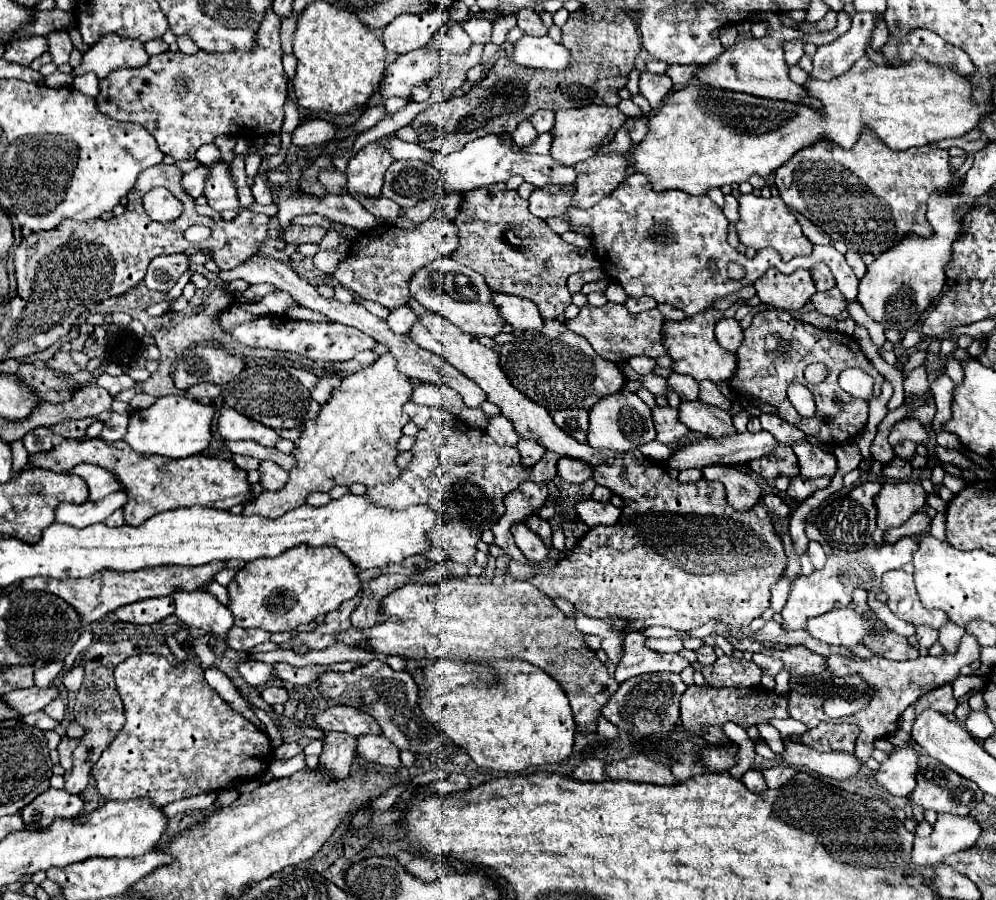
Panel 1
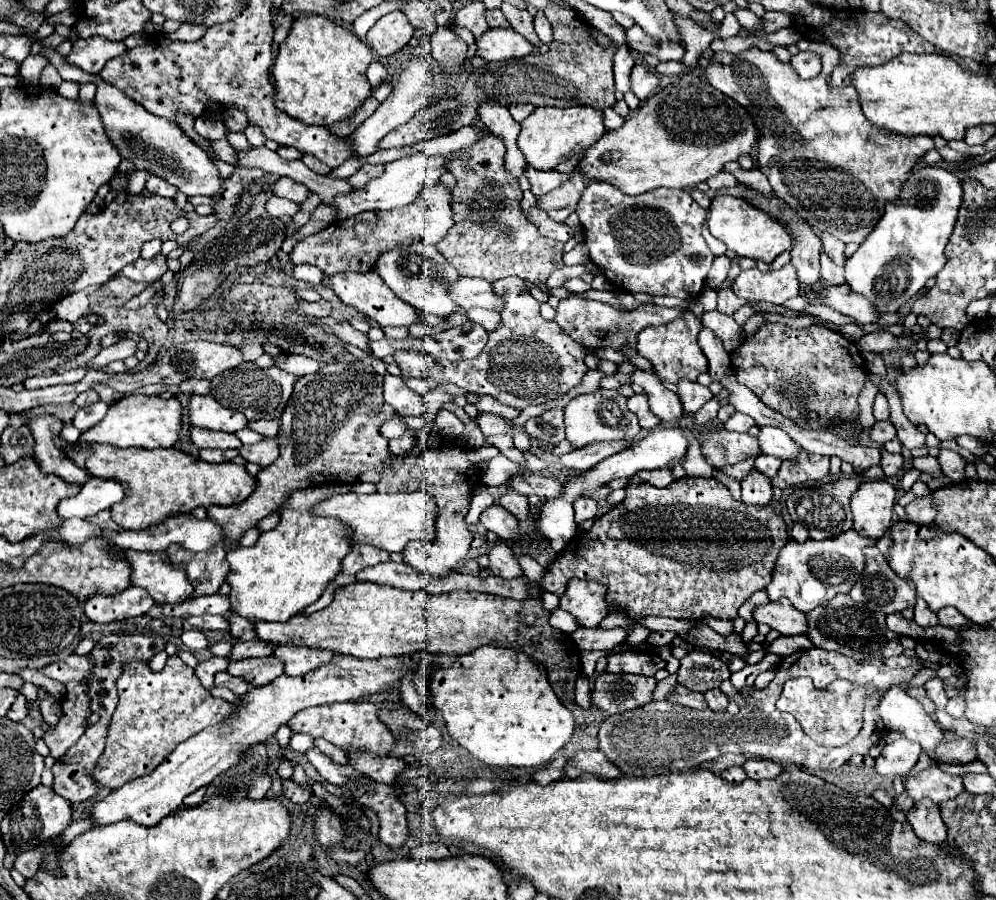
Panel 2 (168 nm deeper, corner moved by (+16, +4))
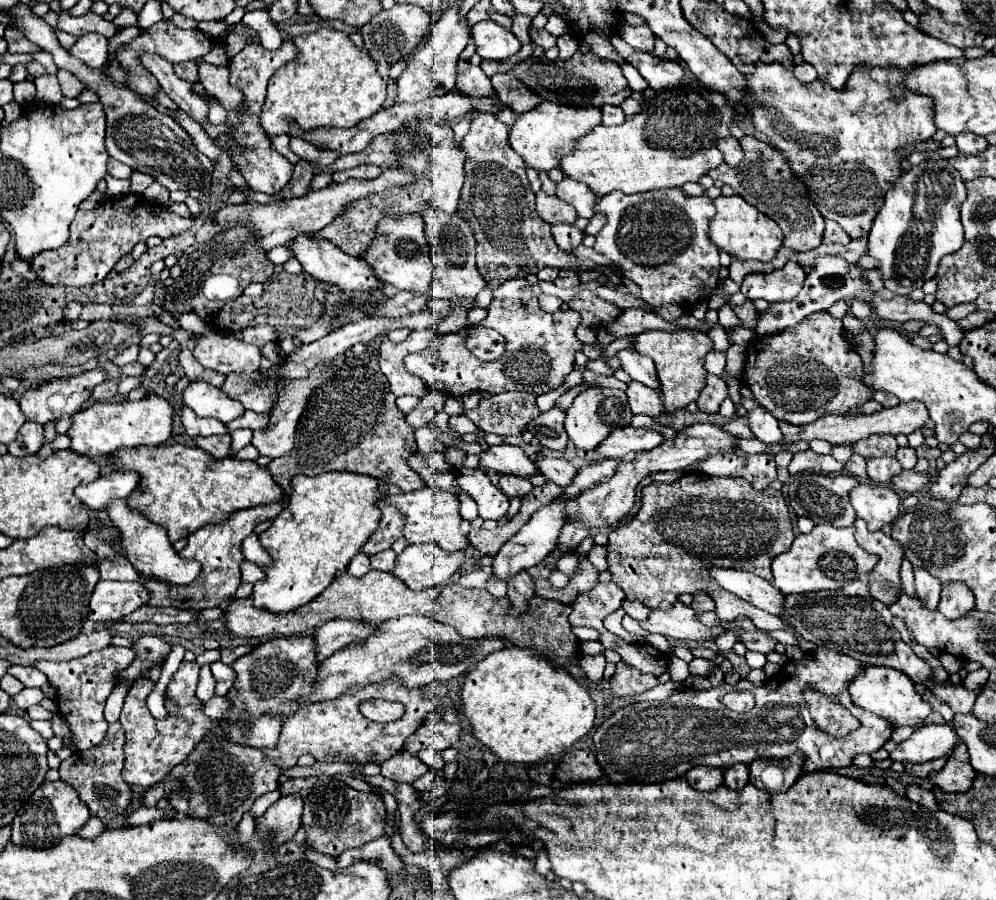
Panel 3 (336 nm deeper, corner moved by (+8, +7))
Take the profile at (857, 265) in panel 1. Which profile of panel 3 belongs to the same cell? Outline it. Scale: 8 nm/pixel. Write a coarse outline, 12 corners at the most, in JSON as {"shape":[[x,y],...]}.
{"shape":[[826,220],[824,242],[848,244],[850,236],[832,220]]}

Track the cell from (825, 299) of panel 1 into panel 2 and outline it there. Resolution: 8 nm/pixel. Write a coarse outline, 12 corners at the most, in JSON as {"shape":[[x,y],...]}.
{"shape":[[848,285],[820,289],[824,303],[858,323],[876,323],[880,313]]}

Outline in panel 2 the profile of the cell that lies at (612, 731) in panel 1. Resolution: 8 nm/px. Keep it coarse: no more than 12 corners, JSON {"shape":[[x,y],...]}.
{"shape":[[584,675],[576,681],[576,703],[590,709],[590,681]]}

